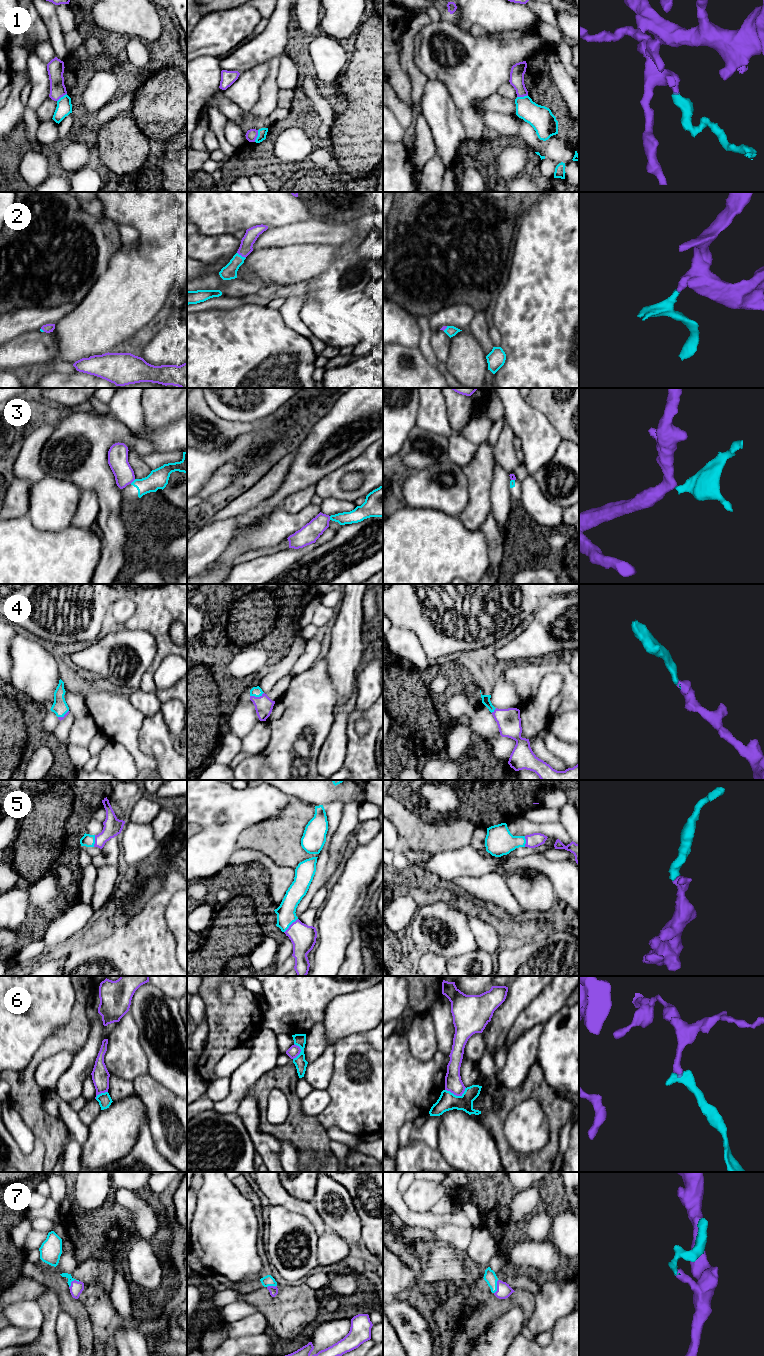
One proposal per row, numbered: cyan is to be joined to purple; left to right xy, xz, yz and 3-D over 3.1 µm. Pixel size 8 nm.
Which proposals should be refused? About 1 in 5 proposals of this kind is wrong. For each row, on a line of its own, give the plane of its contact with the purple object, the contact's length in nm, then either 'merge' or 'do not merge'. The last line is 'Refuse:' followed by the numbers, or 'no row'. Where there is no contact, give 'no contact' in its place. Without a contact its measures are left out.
1: contact in xz; length 100 nm; do not merge
2: contact in xz; length 90 nm; merge
3: contact in xy; length 60 nm; do not merge
4: contact in xz; length 120 nm; merge
5: contact in xz; length 160 nm; merge
6: contact in yz; length 170 nm; do not merge
7: contact in xy; length 100 nm; merge
Refuse: 1, 3, 6

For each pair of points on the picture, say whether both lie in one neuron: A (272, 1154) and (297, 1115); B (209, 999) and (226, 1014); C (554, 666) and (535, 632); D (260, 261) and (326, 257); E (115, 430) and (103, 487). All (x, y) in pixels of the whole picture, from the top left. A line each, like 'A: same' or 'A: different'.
A: different
B: same
C: different
D: same
E: same

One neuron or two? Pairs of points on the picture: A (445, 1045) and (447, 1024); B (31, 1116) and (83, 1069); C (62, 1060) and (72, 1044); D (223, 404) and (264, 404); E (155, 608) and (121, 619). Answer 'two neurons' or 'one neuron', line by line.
A: one neuron
B: two neurons
C: two neurons
D: one neuron
E: two neurons

